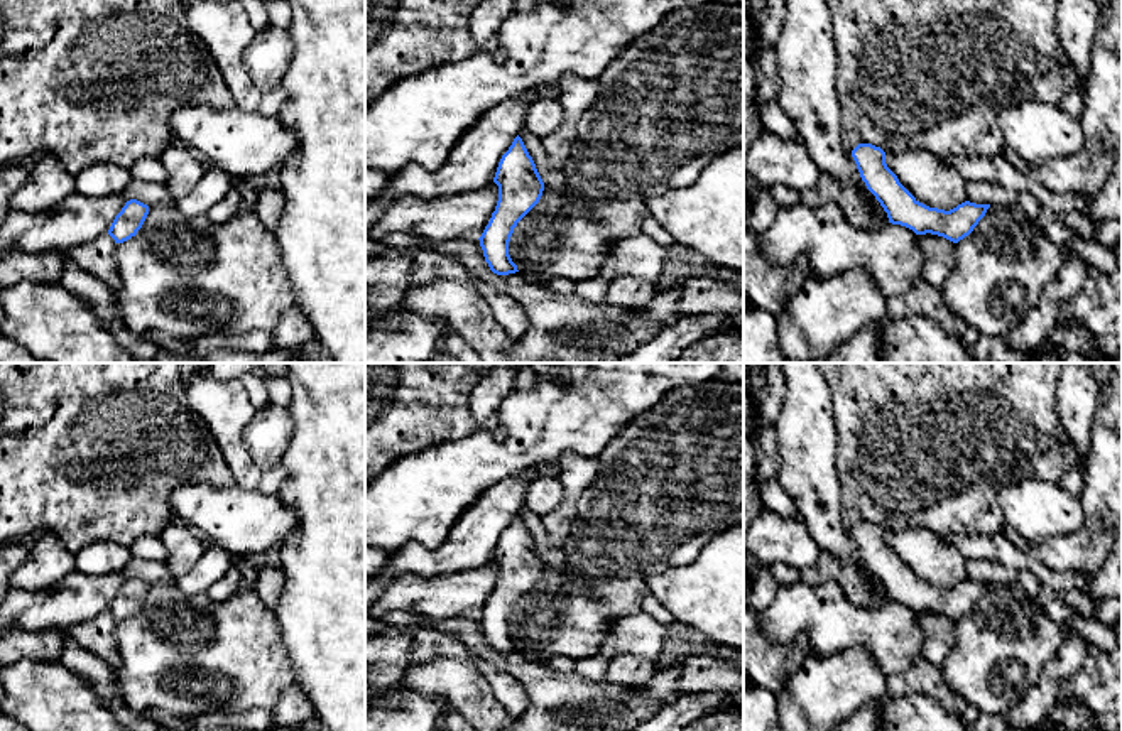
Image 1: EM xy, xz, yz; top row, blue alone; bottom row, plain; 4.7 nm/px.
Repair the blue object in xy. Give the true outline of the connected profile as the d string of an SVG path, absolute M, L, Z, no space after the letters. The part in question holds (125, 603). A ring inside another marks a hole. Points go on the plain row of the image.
M137 577L127 579L122 589L115 594L108 608L108 613L115 618L115 621L123 621L130 618L142 606L147 593L149 593L147 582Z

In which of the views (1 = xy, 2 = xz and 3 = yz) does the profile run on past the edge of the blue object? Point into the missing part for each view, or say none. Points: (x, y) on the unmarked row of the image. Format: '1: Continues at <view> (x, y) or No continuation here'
1: No continuation here
2: No continuation here
3: No continuation here

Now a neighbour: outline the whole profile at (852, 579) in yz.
M821 552L813 566L801 569L799 579L809 584L838 582L850 603L869 609L880 609L889 603L879 579L869 582L863 569L845 564L830 552Z

